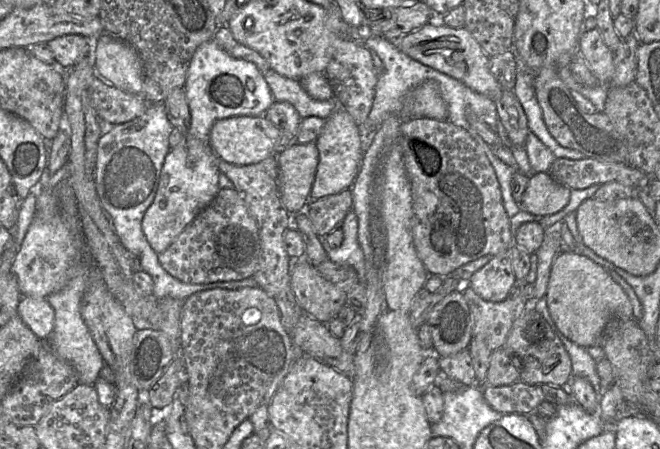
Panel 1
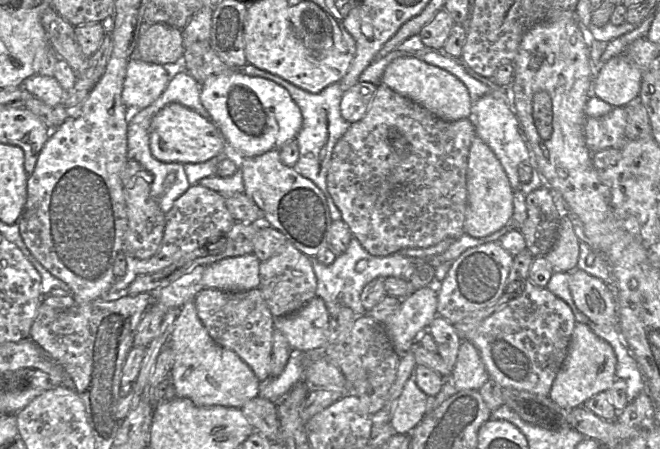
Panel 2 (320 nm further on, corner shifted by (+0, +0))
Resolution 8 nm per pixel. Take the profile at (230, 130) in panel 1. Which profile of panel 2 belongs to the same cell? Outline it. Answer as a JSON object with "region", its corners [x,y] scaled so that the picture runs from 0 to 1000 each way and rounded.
{"region":[[[271,229],[245,241],[227,278],[227,336],[245,361],[308,363],[335,343],[342,323],[341,305],[321,267]]]}

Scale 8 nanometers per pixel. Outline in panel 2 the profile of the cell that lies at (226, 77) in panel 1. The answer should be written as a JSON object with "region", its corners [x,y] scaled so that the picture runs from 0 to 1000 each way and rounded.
{"region":[[[365,156],[323,167],[305,187],[303,223],[352,330],[359,354],[385,350],[414,332],[426,332],[435,316],[448,310],[459,263],[452,234],[426,189],[397,171],[377,169]]]}

